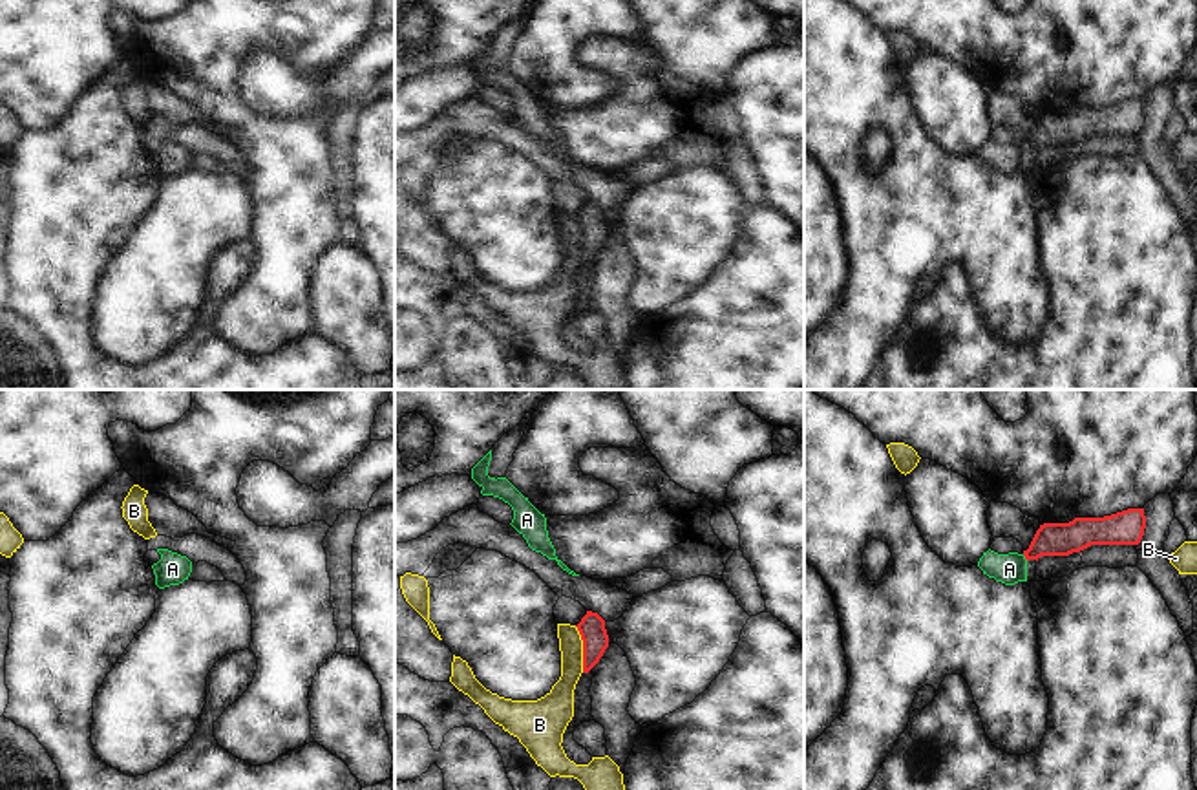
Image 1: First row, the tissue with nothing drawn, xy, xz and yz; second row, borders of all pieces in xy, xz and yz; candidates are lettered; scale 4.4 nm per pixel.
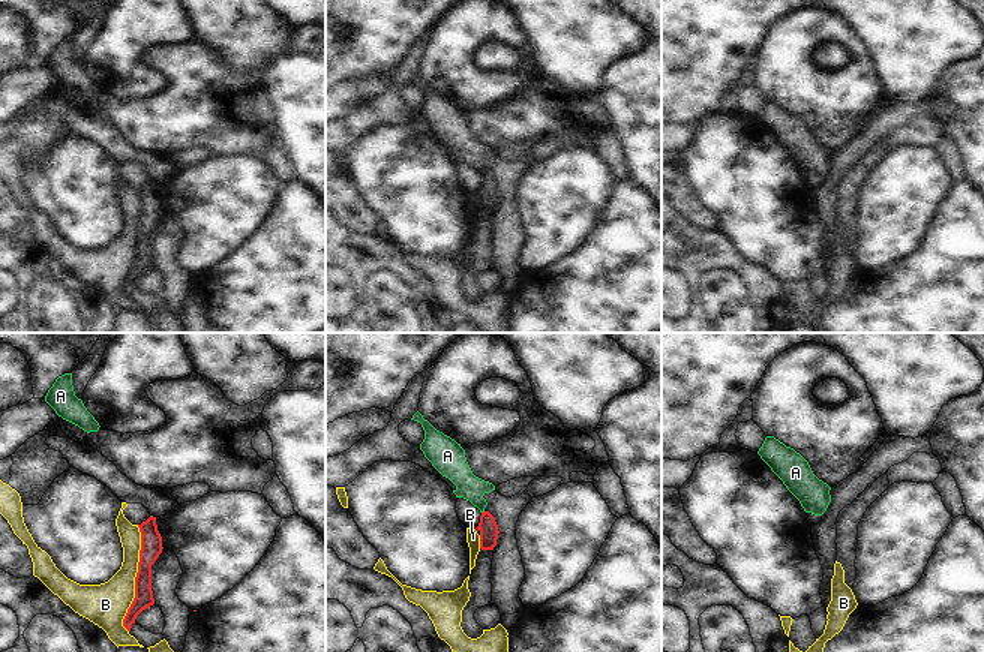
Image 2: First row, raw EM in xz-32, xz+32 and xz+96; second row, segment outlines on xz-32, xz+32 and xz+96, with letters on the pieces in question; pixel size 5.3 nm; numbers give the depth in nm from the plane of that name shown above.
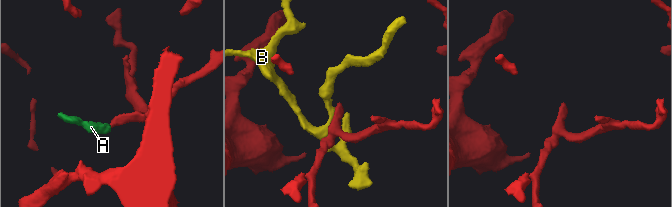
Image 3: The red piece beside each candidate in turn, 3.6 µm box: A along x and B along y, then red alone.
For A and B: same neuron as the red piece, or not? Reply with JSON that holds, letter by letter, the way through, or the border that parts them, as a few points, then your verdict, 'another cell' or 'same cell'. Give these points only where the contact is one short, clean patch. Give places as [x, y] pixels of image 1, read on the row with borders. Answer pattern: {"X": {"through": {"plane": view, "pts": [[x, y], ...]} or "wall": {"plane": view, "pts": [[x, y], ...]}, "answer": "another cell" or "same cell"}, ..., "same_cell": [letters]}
{"A": {"through": {"plane": "yz", "pts": [[1051, 538], [1026, 558], [1009, 569]]}, "answer": "same cell"}, "B": {"answer": "another cell"}, "same_cell": ["A"]}

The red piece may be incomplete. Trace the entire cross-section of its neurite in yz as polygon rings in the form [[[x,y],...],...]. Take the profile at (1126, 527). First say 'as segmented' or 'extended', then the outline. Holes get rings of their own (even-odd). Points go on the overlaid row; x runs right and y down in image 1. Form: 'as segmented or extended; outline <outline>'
extended; outline [[[1128,508],[1104,518],[1075,518],[1069,523],[1043,523],[1022,554],[983,552],[978,567],[1005,585],[1027,582],[1027,561],[1042,556],[1069,556],[1091,545],[1139,545],[1146,528],[1144,508]]]

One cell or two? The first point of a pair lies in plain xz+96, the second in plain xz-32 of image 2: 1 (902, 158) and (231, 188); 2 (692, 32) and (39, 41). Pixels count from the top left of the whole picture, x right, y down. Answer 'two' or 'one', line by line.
1: one
2: one

